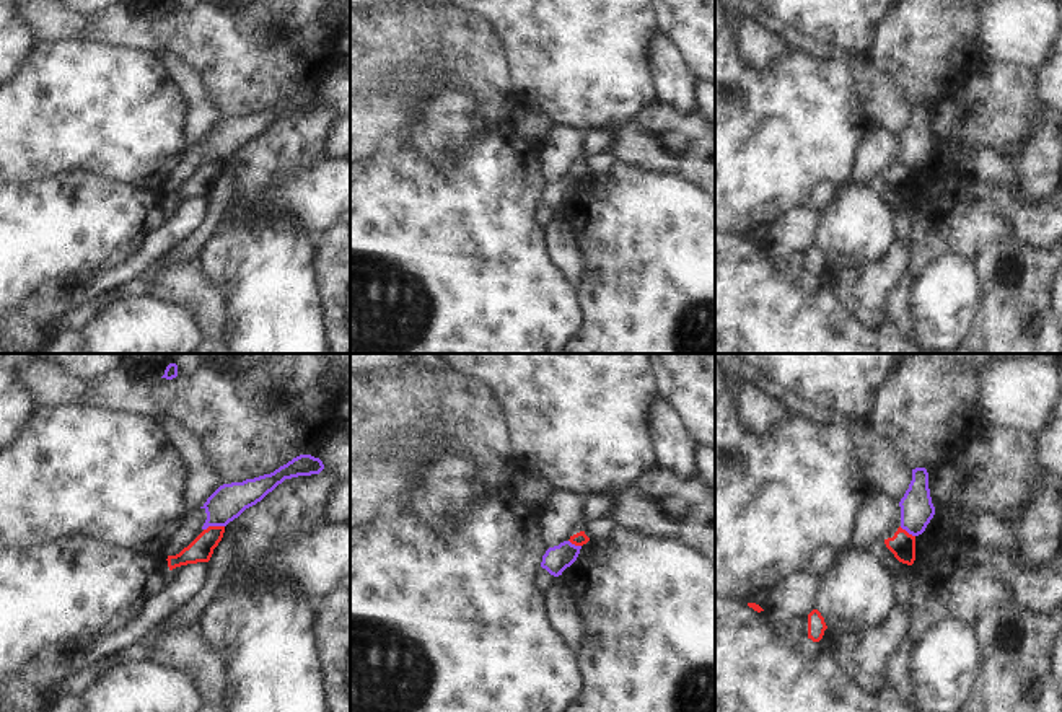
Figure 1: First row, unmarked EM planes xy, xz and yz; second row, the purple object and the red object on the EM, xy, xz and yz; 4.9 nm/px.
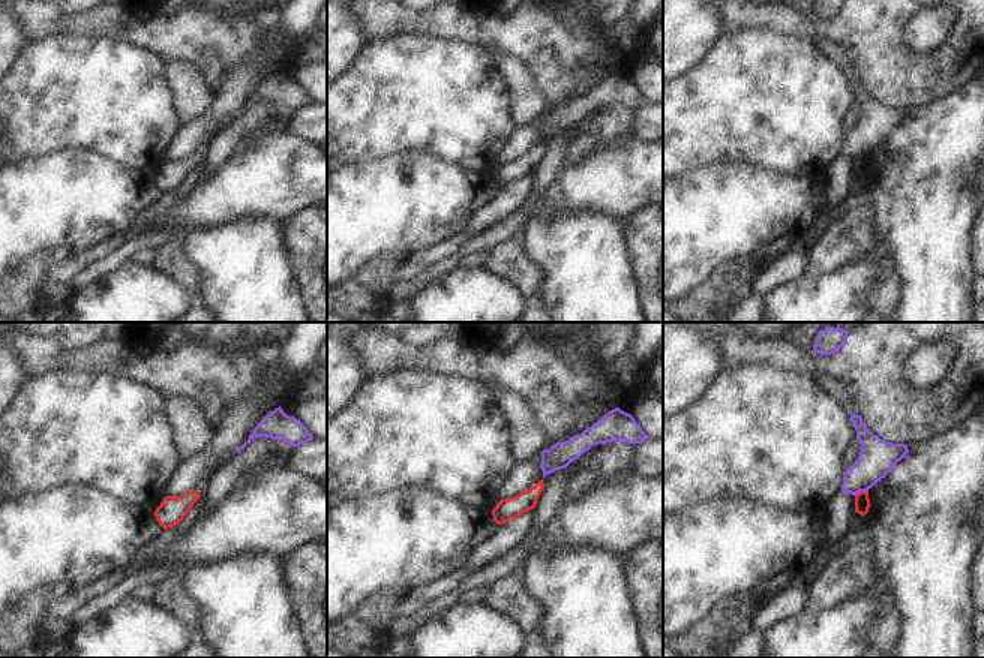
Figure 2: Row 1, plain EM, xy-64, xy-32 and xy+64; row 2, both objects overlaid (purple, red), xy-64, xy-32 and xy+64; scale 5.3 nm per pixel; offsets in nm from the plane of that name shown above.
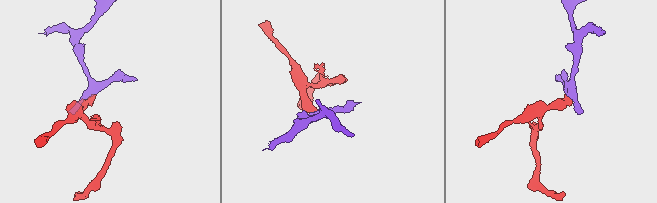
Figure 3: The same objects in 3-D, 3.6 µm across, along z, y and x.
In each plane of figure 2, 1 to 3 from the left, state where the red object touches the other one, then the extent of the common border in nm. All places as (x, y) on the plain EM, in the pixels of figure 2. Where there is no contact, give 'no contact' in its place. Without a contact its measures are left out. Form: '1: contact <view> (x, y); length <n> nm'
1: no contact
2: no contact
3: contact xy+64 (860, 155); length 90 nm

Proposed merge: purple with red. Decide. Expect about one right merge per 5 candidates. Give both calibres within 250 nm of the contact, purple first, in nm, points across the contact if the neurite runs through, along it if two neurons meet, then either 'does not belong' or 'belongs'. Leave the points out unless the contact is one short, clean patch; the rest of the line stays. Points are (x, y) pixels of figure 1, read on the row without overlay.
170 nm thick on the purple side, 120 nm on the other; border along xy (223, 160), (209, 160), (204, 165); does not belong

